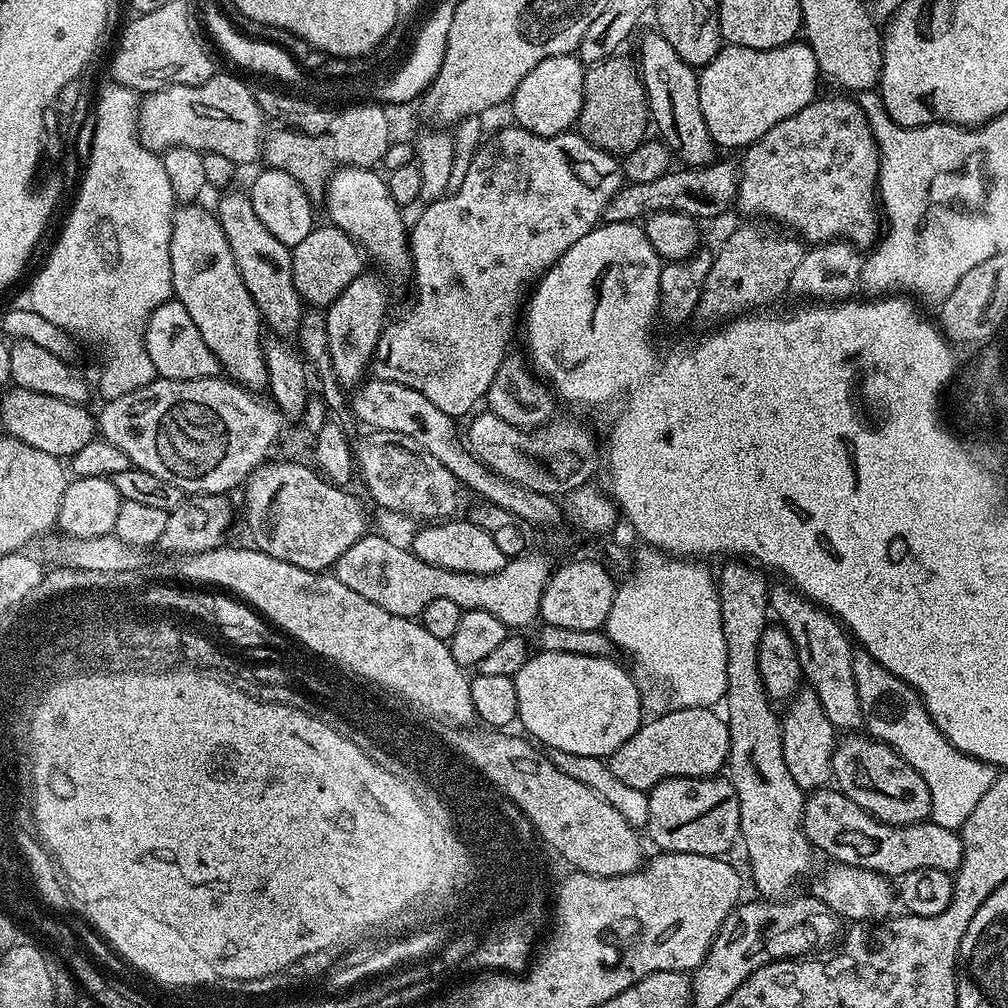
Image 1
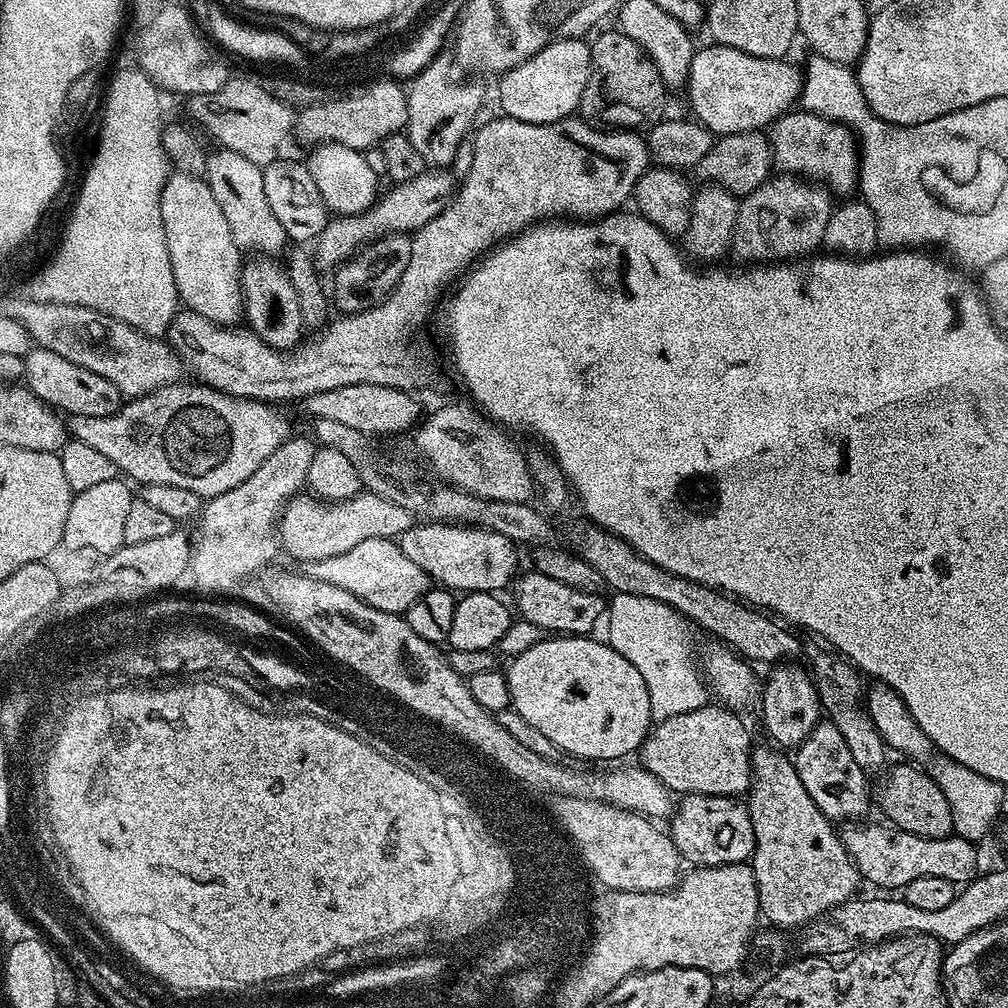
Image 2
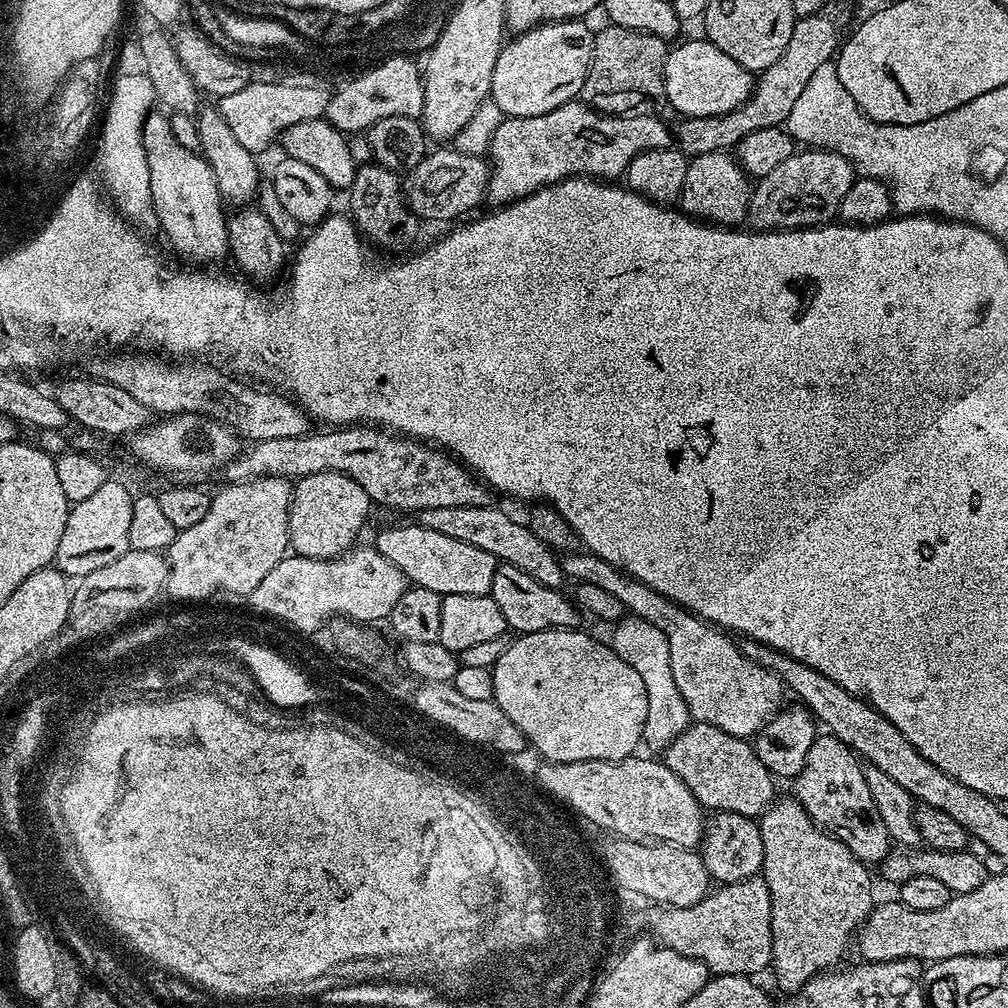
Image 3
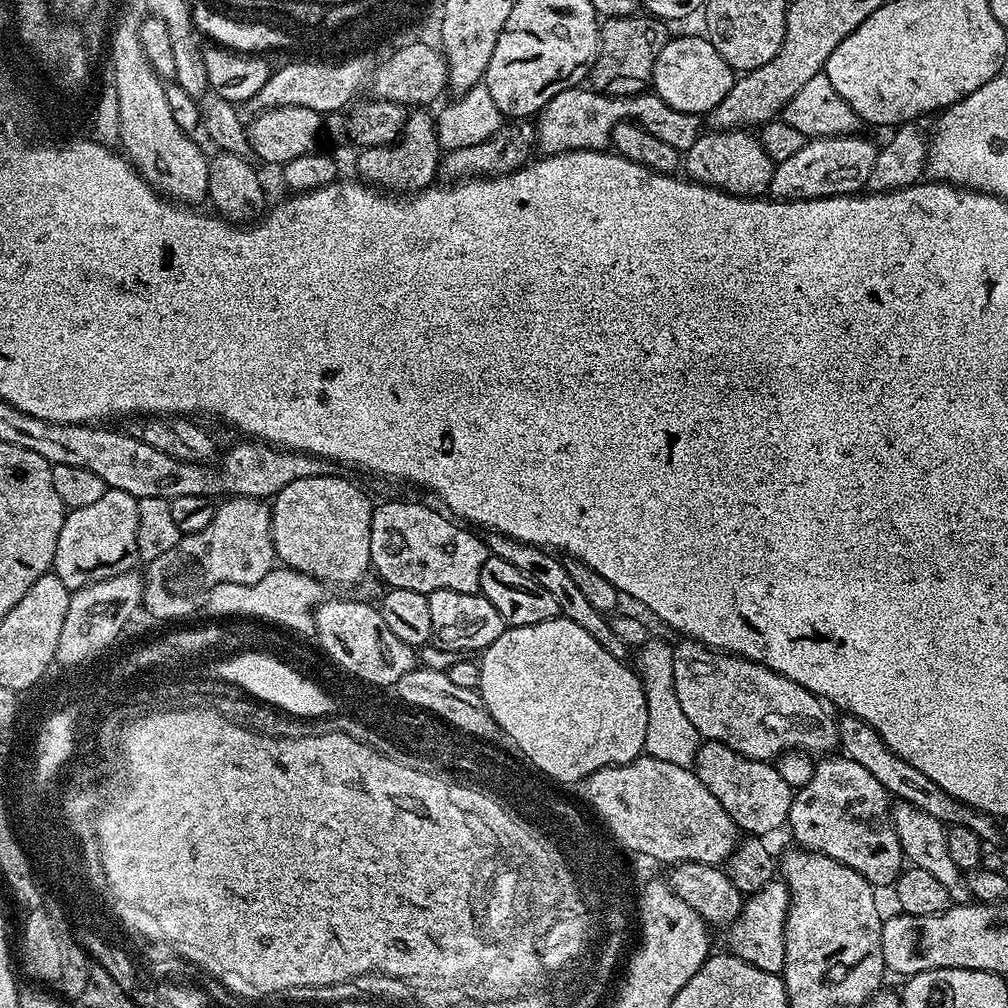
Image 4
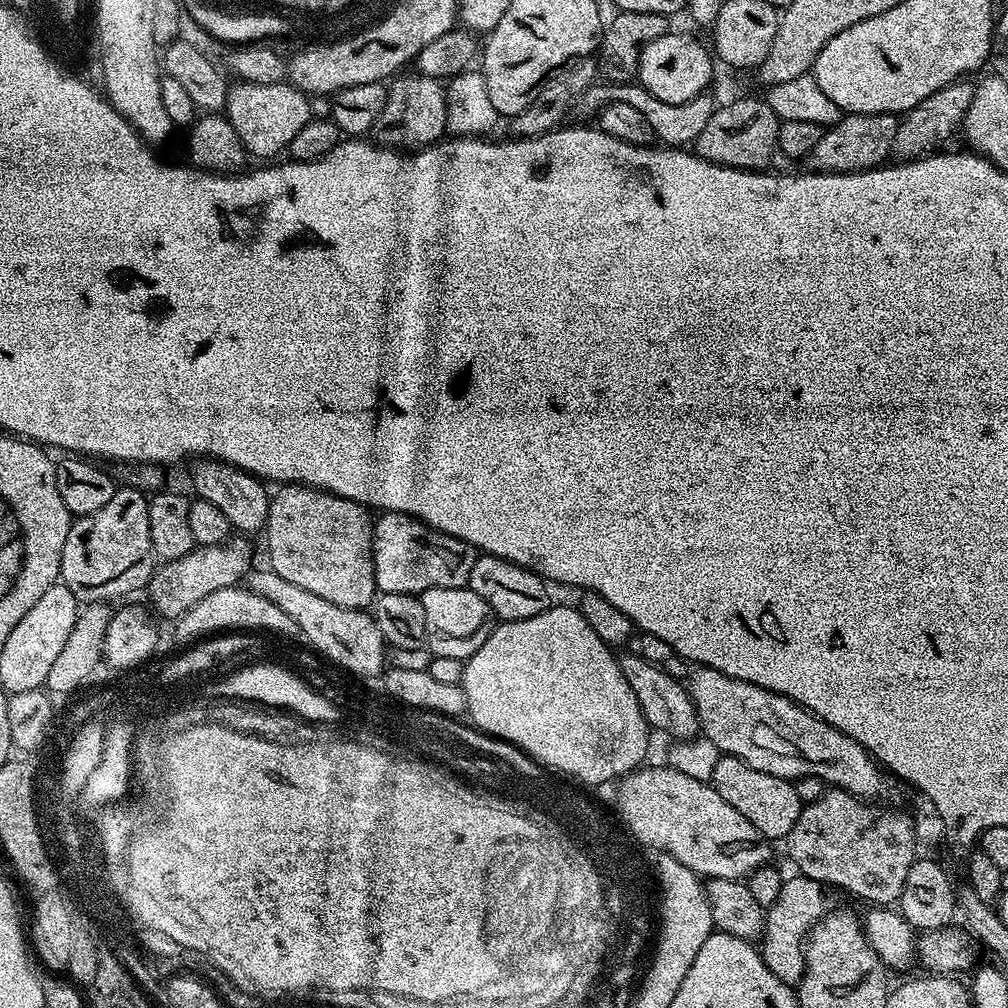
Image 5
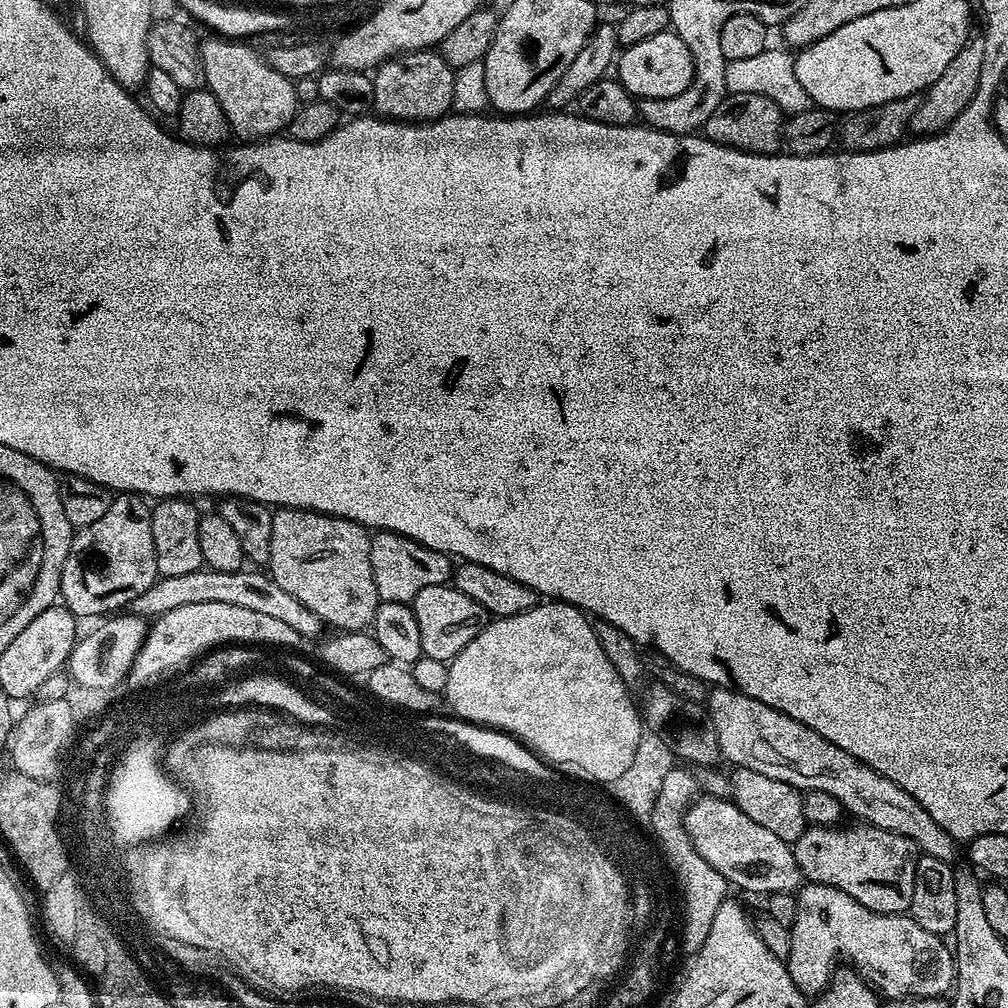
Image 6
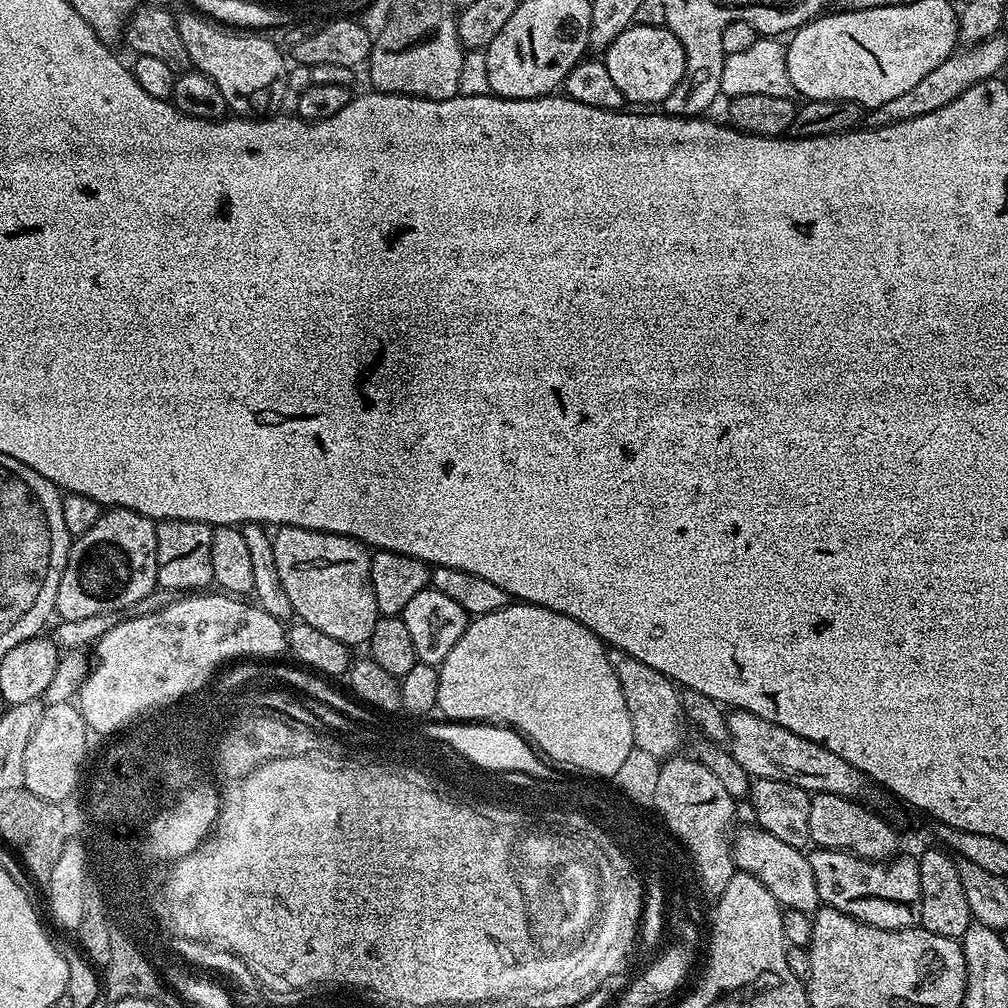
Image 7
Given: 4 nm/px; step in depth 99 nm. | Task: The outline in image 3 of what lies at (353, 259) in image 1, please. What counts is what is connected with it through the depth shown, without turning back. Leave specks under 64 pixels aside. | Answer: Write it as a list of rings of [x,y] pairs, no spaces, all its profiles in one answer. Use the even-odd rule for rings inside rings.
[[[440,146],[435,150],[429,151],[422,158],[422,162],[418,162],[418,166],[414,166],[403,181],[404,198],[408,201],[408,206],[412,213],[421,221],[427,220],[456,220],[467,217],[471,208],[476,208],[480,203],[485,203],[488,194],[488,183],[492,177],[492,169],[489,161],[484,156],[471,156],[470,154],[462,154],[457,152],[451,146]]]

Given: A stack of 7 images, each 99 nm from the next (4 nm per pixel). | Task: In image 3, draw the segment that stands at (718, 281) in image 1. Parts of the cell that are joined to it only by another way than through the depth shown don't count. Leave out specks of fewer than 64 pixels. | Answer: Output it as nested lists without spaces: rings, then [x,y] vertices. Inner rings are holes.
[[[797,150],[770,174],[755,181],[747,223],[757,232],[778,232],[790,228],[818,228],[837,219],[842,198],[858,173],[842,154],[827,150]]]

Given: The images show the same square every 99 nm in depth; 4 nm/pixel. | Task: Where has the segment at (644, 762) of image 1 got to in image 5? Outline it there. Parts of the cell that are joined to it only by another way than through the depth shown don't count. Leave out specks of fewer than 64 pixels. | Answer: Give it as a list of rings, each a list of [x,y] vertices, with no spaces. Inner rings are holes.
[[[721,755],[720,761],[714,766],[714,774],[710,781],[712,788],[726,798],[754,830],[760,832],[761,837],[769,842],[783,841],[790,834],[794,822],[798,822],[802,802],[796,793],[796,785],[791,780],[783,780],[780,776],[766,774],[762,770],[754,770],[746,762],[736,756]]]

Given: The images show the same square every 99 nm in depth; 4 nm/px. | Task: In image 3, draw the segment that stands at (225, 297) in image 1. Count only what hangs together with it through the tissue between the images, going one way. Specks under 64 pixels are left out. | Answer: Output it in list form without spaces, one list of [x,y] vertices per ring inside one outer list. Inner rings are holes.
[[[159,111],[148,113],[142,130],[146,166],[150,166],[150,198],[154,220],[157,225],[160,223],[165,238],[172,243],[172,248],[178,255],[193,260],[188,261],[193,265],[208,266],[204,264],[212,264],[229,255],[225,205],[222,203],[214,172],[210,170],[204,157],[199,151],[182,146],[182,142],[174,138],[171,119],[163,111]]]

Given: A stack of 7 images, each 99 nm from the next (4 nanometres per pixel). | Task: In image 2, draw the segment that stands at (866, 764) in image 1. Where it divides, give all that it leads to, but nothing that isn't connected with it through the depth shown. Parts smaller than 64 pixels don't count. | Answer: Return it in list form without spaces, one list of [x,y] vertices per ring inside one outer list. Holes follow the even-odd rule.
[[[893,763],[891,767],[887,769],[886,775],[883,777],[885,780],[880,784],[880,808],[884,811],[885,818],[889,820],[887,823],[891,825],[893,829],[901,832],[909,832],[922,838],[940,839],[953,835],[952,815],[950,814],[950,804],[946,802],[946,794],[942,794],[942,790],[938,790],[938,786],[932,781],[927,771],[920,769],[919,772],[919,770],[916,769],[919,767],[913,766],[911,763],[900,763],[904,764],[894,765],[895,763]]]

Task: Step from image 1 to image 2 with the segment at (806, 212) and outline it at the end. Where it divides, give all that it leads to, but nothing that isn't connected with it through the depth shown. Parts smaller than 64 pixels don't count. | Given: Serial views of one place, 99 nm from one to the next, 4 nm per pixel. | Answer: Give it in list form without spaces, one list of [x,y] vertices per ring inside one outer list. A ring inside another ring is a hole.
[[[789,110],[771,125],[770,139],[772,163],[781,173],[819,182],[840,198],[851,197],[857,191],[860,154],[858,141],[849,125],[827,120],[813,112]]]

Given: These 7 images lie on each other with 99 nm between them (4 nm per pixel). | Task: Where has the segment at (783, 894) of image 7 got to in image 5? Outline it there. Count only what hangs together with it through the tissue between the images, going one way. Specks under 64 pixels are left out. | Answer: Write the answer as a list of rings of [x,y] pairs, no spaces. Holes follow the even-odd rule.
[[[663,765],[642,766],[618,780],[602,783],[598,790],[620,816],[632,838],[634,836],[640,843],[654,848],[656,852],[664,851],[678,858],[678,862],[690,867],[703,879],[718,877],[743,881],[757,868],[763,868],[771,861],[768,859],[772,856],[773,845],[763,839],[760,832],[754,830],[754,826],[750,826],[750,822],[746,822],[746,818],[742,818],[738,810],[734,810],[734,806],[727,804],[722,807],[722,796],[707,781],[689,778],[681,771]]]

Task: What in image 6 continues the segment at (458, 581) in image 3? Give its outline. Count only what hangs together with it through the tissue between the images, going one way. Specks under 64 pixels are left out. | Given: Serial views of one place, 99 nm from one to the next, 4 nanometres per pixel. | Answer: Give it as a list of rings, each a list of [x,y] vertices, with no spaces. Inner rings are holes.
[[[376,532],[372,536],[370,566],[374,570],[374,586],[381,601],[406,605],[411,605],[418,590],[449,583],[454,576],[454,564],[449,557],[443,556],[438,550],[430,550],[430,546],[422,546],[393,532]]]

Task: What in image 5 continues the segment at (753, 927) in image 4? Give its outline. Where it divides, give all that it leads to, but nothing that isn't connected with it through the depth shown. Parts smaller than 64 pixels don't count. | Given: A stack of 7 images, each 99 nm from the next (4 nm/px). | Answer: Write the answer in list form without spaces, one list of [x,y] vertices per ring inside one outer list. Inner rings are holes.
[[[792,874],[792,877],[789,875],[785,879],[778,898],[766,909],[762,955],[766,966],[770,966],[772,973],[782,978],[782,982],[796,986],[804,976],[804,941],[808,939],[808,931],[830,908],[824,892],[825,885],[819,884],[818,881],[811,880],[809,876]]]

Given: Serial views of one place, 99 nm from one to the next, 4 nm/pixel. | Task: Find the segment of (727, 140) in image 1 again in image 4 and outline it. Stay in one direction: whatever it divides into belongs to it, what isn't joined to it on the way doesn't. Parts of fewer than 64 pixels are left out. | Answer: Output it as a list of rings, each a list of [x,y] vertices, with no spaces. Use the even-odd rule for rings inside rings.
[[[673,35],[666,42],[654,62],[651,87],[655,95],[660,96],[666,106],[674,106],[674,110],[707,114],[726,98],[726,94],[730,94],[737,73],[724,61],[722,54],[714,50],[707,35],[699,35]]]

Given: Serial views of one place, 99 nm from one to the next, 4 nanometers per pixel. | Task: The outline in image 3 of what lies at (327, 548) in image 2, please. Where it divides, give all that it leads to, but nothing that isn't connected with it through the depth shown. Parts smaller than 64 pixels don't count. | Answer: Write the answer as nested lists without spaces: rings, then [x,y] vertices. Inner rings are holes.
[[[492,504],[486,506],[438,506],[437,508],[423,508],[415,513],[415,523],[438,530],[438,534],[447,534],[450,538],[458,538],[458,542],[470,542],[470,546],[478,546],[478,550],[486,550],[494,554],[494,558],[501,564],[509,564],[522,574],[530,574],[530,578],[537,580],[542,586],[563,589],[566,577],[560,565],[560,556],[542,542],[528,529],[527,523],[507,516],[502,509]]]

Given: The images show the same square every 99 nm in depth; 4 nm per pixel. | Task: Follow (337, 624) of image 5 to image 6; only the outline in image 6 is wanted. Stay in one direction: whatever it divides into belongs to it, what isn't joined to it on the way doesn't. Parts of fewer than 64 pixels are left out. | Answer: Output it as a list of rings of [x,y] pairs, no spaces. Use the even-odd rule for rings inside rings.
[[[205,566],[194,570],[194,574],[181,574],[175,578],[160,576],[150,587],[142,590],[138,598],[132,600],[130,612],[136,616],[155,618],[170,610],[178,610],[178,606],[191,606],[197,602],[226,602],[230,606],[242,606],[258,614],[267,614],[269,618],[278,618],[278,622],[286,622],[286,626],[290,626],[290,630],[294,630],[301,638],[321,635],[322,622],[318,614],[306,610],[298,598],[286,594],[286,590],[282,590],[282,586],[278,586],[278,582],[274,582],[264,570],[223,572]]]

